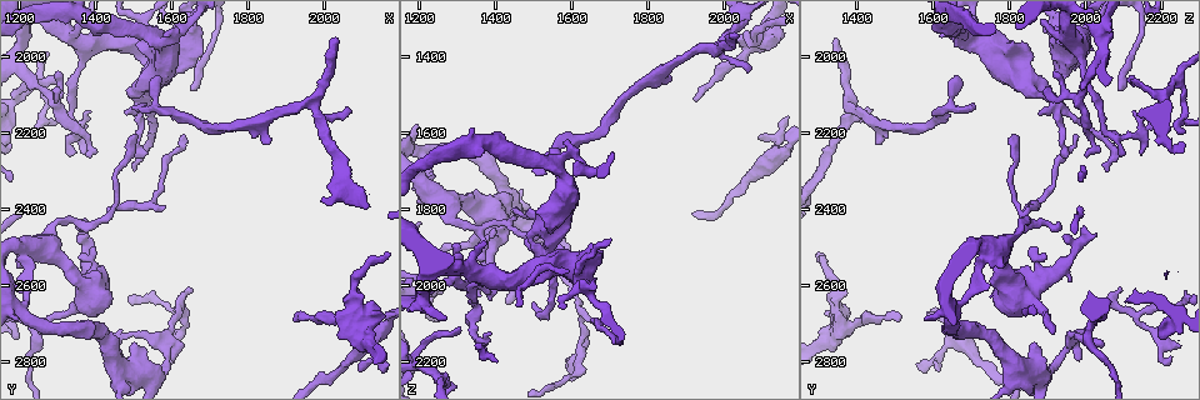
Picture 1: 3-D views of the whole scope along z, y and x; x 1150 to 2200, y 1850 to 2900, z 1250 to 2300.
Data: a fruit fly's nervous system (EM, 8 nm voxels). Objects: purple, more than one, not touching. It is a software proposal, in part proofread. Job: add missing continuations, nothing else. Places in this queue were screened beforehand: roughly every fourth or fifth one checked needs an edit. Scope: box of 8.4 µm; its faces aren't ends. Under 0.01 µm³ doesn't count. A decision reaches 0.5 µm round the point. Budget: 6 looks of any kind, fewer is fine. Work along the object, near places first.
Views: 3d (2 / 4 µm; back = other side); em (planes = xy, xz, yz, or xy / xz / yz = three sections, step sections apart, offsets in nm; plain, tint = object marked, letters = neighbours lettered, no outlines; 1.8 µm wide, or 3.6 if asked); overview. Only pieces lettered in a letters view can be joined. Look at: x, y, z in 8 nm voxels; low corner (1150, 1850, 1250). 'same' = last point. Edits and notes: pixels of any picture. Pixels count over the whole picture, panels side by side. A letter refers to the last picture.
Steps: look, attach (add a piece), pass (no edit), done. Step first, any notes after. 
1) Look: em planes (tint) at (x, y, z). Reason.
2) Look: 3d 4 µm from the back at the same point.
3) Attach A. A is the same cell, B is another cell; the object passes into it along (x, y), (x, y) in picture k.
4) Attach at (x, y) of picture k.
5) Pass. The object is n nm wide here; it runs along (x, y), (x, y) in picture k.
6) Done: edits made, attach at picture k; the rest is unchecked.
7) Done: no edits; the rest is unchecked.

Look: em planes (letters) at (1250, 2060, 2240). Abrupt turn.

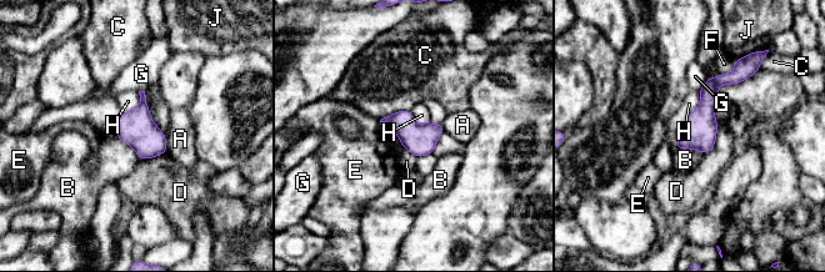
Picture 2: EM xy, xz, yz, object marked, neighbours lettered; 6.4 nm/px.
Pass. The object is 200 nm wide here; A, B, C, D, E, F, G, H and J are other cells; a border runs along (699, 91), (676, 149) in picture 2; none of them fits.

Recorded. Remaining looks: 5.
Look: em yz step 16 (tint) at (1350, 2470, 2025). An open end.

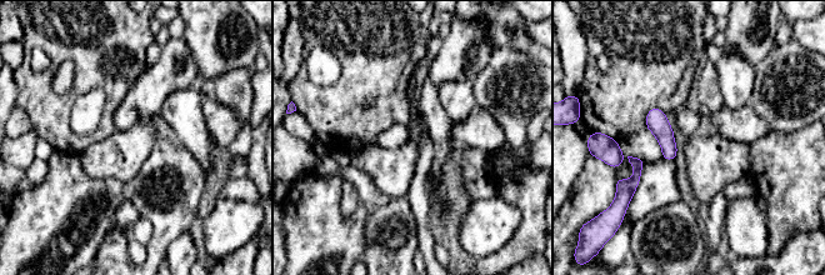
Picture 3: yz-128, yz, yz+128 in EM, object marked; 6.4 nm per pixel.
Look: em xz step 4 (letters) at the same point.

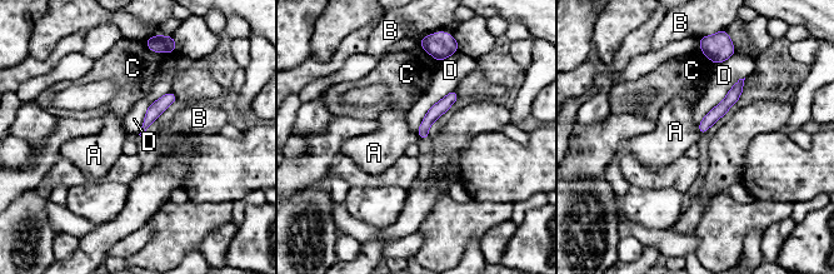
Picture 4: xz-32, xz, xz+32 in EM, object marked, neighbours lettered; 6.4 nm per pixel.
Pass. A, B, C and D are other cells; it runs along (740, 83), (733, 96), (703, 129) in picture 4; none of them fits.

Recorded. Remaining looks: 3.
Look: 3d 4 µm at (2035, 1945, 1340). Branch stops here.

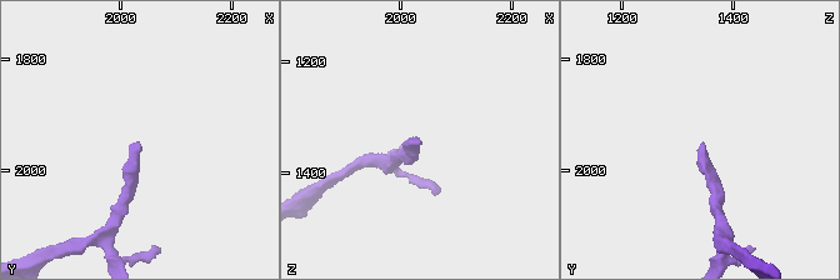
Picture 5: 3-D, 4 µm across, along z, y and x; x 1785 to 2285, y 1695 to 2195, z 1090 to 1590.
Look: em planes (letters) at (2030, 1945, 1345). Shape alone is not enough.

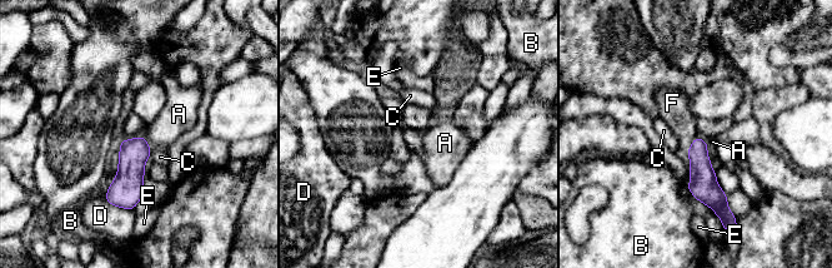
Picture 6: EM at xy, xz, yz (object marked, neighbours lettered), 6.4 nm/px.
Attach F. F is the same cell, A, B, C, D and E are other cells; the object passes into it along (703, 180), (691, 144), (673, 110) in picture 6; it goes on there.

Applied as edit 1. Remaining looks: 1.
Done: edits made, attach at picture 6; the rest is unchecked.

